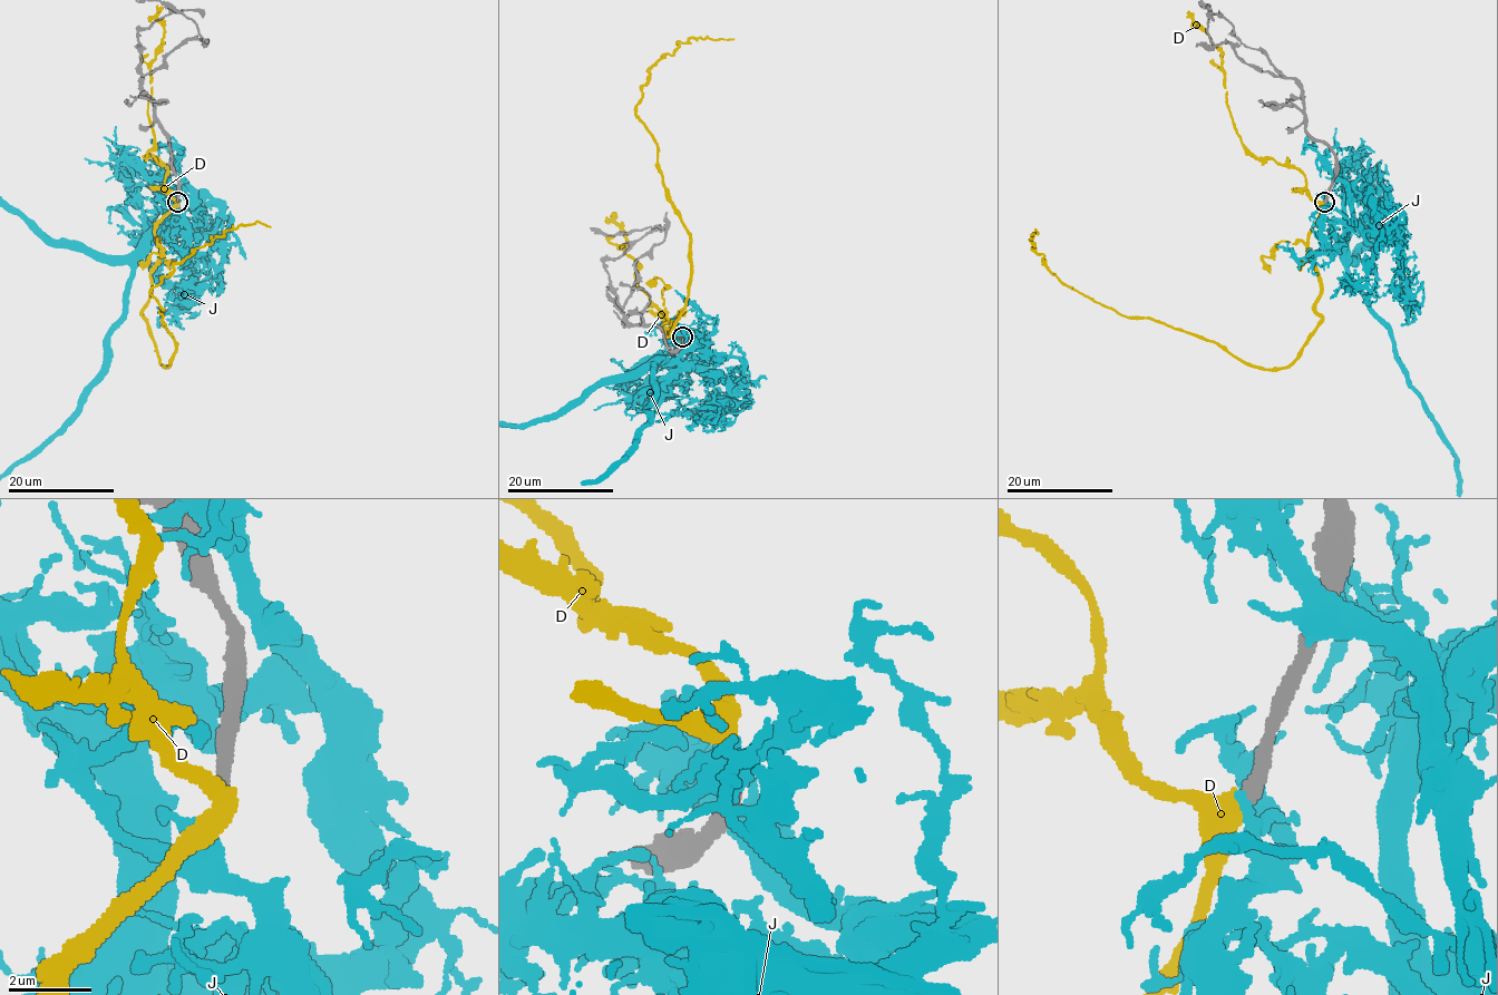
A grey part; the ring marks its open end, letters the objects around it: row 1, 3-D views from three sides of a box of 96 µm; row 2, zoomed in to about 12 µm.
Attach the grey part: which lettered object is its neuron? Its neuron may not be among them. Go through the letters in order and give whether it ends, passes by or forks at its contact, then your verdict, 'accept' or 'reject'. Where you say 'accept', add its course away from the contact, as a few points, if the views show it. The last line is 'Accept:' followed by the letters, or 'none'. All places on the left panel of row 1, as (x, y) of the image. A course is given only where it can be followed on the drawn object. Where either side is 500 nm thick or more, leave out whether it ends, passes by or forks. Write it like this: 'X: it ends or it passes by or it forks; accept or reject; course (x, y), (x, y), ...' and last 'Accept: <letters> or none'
D: it passes by; accept; course (178, 202), (155, 231), (159, 260), (142, 312), (166, 367), (176, 344), (152, 289), (227, 230), (270, 227)
J: it ends; reject
Accept: D

